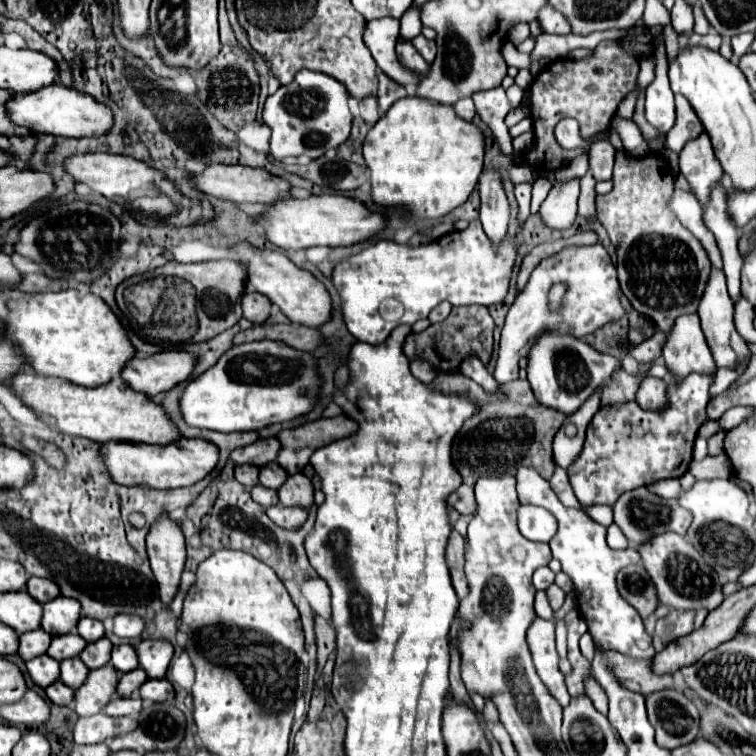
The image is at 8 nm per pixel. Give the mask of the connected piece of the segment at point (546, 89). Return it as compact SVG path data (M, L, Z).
M603 40L595 54L583 60L555 60L539 72L531 86L531 118L535 132L535 146L525 152L525 158L531 166L543 166L547 170L555 170L567 166L575 156L583 152L583 148L565 150L555 140L555 126L561 118L575 118L579 122L581 138L589 138L597 132L607 132L611 118L617 112L619 102L637 86L639 62L635 56L625 52L619 42Z

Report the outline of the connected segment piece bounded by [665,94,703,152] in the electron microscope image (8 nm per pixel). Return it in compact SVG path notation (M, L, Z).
M675 96L675 106L677 106L677 122L675 126L667 132L667 140L665 146L671 150L681 150L685 146L687 140L697 138L703 132L703 124L699 122L695 110L691 108L691 104L687 100L683 100L683 96Z

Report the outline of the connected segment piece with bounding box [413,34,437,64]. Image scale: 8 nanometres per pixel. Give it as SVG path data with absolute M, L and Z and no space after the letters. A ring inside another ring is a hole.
M419 34L419 36L415 36L413 44L415 44L415 48L419 50L419 54L427 60L427 64L431 64L431 62L435 60L437 48L435 48L435 42L433 42L433 40L427 40L423 34Z

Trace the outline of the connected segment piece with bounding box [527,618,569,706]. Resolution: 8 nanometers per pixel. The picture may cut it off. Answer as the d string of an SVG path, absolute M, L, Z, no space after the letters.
M537 618L527 632L527 642L533 654L537 674L551 690L551 694L559 700L559 704L567 706L569 692L565 686L565 676L559 670L559 656L555 648L555 624L551 620Z

